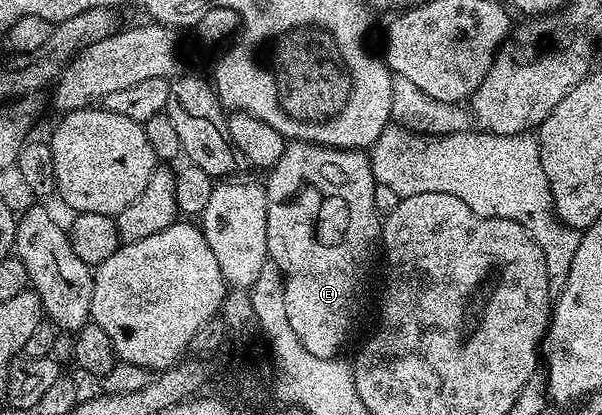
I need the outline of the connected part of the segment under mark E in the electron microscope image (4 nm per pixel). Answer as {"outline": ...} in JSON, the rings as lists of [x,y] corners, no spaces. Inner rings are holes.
{"outline":[[[290,141],[286,146],[284,155],[280,155],[280,159],[276,159],[276,163],[268,170],[264,177],[264,184],[266,186],[266,206],[268,207],[268,257],[269,260],[274,261],[276,267],[279,268],[279,271],[283,275],[283,285],[284,285],[284,302],[285,302],[285,313],[288,314],[289,326],[293,328],[293,333],[300,339],[300,342],[303,343],[305,350],[309,354],[316,355],[317,358],[321,359],[330,359],[337,358],[339,356],[338,348],[346,341],[346,336],[350,333],[350,312],[354,309],[354,300],[358,297],[358,288],[366,281],[366,276],[370,273],[370,264],[374,261],[374,253],[379,252],[380,249],[380,238],[382,236],[382,221],[380,220],[380,214],[378,208],[376,207],[376,201],[374,199],[374,186],[376,184],[374,176],[372,175],[372,167],[370,166],[369,156],[361,149],[333,149],[327,145],[313,145],[307,141]]]}

